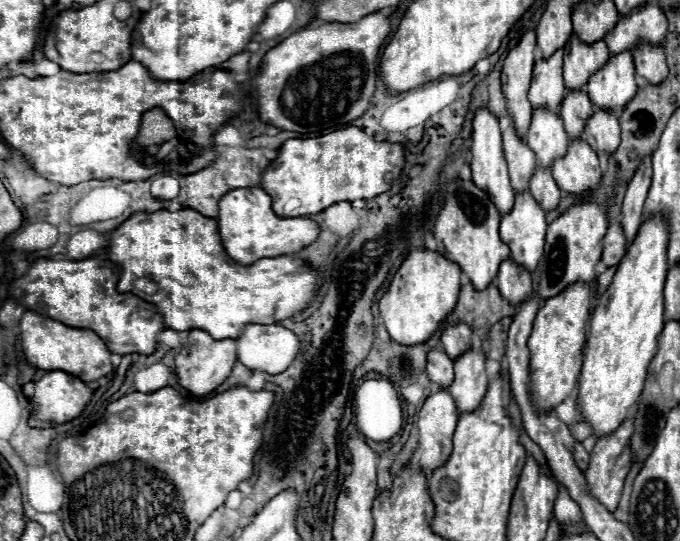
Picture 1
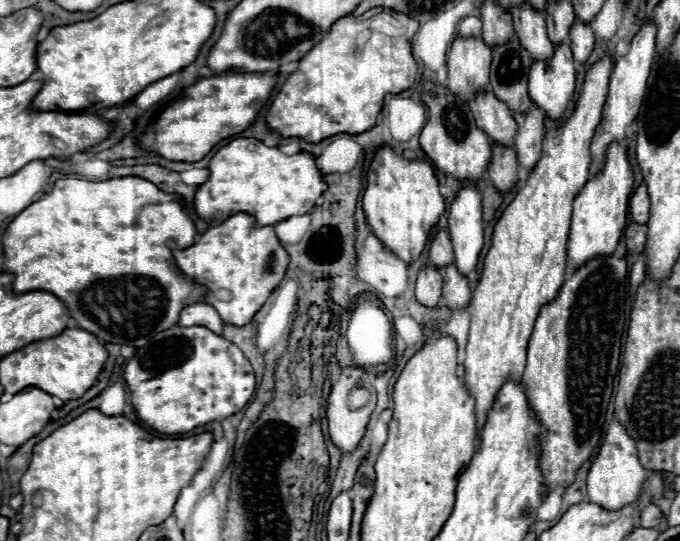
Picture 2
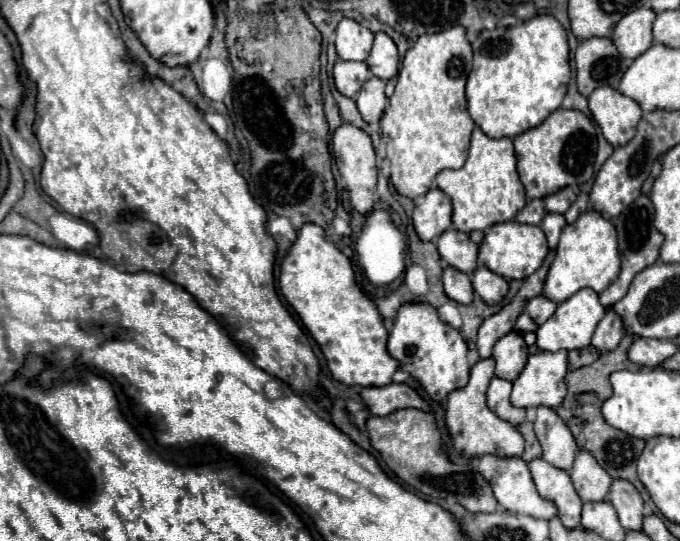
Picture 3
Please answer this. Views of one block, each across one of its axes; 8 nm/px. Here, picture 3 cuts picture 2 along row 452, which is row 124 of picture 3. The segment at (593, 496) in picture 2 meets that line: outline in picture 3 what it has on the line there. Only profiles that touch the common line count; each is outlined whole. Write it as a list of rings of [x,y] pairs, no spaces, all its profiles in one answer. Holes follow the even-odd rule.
[[[604,86],[590,94],[588,104],[596,124],[602,128],[604,138],[614,148],[624,146],[634,138],[642,110],[632,98],[616,92],[612,86]]]

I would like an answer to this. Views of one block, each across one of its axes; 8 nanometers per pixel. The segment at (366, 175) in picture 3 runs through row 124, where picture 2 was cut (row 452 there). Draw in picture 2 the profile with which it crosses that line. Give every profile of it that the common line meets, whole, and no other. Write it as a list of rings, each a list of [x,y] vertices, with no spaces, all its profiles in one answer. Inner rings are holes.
[[[342,368],[342,374],[328,396],[328,432],[334,446],[344,456],[352,454],[358,448],[376,406],[376,400],[368,400],[366,406],[356,410],[348,406],[348,394],[354,388],[364,388],[362,378],[366,378],[366,372],[362,368]]]

